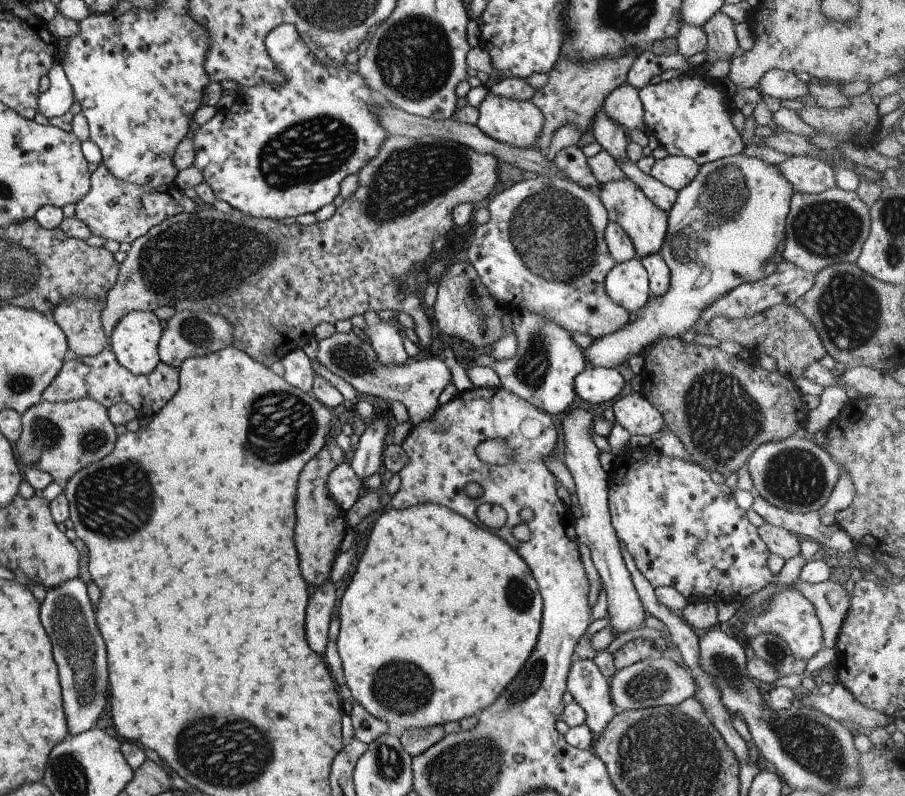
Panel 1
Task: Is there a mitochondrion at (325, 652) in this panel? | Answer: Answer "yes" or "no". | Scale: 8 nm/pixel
no

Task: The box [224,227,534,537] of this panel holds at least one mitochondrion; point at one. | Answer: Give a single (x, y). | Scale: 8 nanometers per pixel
(279, 426)

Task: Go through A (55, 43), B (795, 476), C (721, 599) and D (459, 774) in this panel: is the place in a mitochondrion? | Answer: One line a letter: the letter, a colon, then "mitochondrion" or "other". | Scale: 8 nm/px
A: other
B: mitochondrion
C: other
D: mitochondrion

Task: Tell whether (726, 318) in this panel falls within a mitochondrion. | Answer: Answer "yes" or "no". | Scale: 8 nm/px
no

